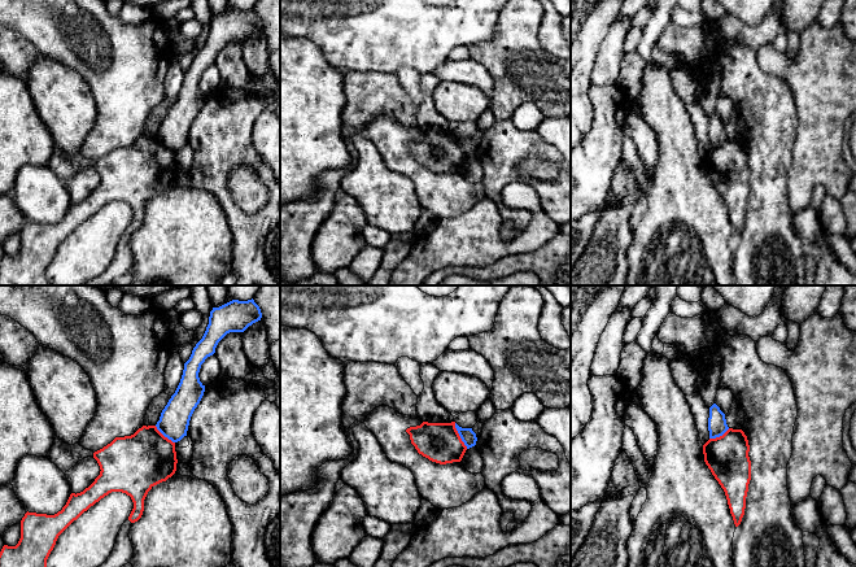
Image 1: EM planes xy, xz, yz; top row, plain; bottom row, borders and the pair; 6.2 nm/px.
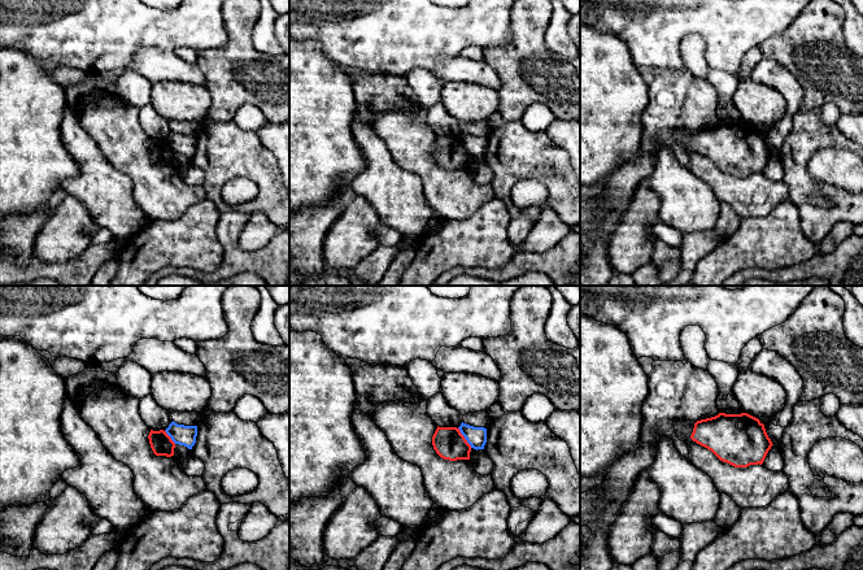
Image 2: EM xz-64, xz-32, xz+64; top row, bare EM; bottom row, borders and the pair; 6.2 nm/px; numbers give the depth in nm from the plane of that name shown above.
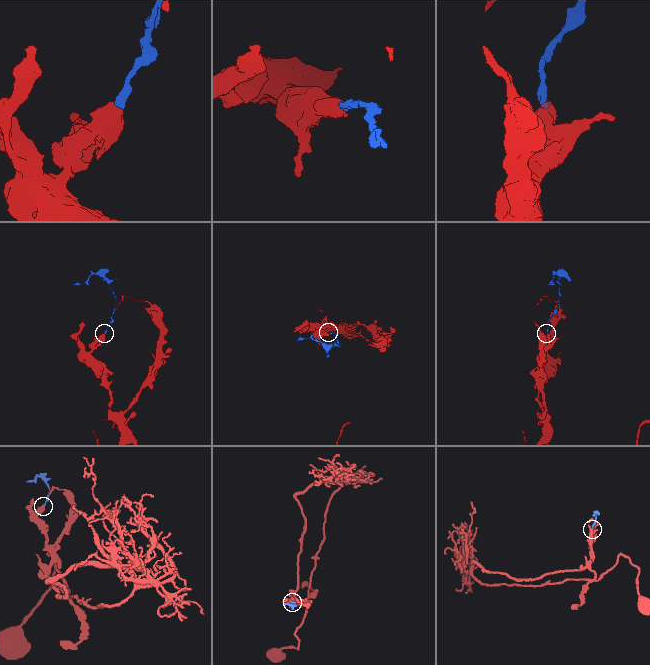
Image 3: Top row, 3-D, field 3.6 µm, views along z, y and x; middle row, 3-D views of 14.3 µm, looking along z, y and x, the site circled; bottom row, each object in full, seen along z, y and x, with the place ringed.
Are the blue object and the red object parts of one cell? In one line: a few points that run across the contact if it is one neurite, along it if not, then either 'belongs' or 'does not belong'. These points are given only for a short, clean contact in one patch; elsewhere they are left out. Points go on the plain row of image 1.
xz (454, 132), (461, 149), (467, 157) | does not belong

